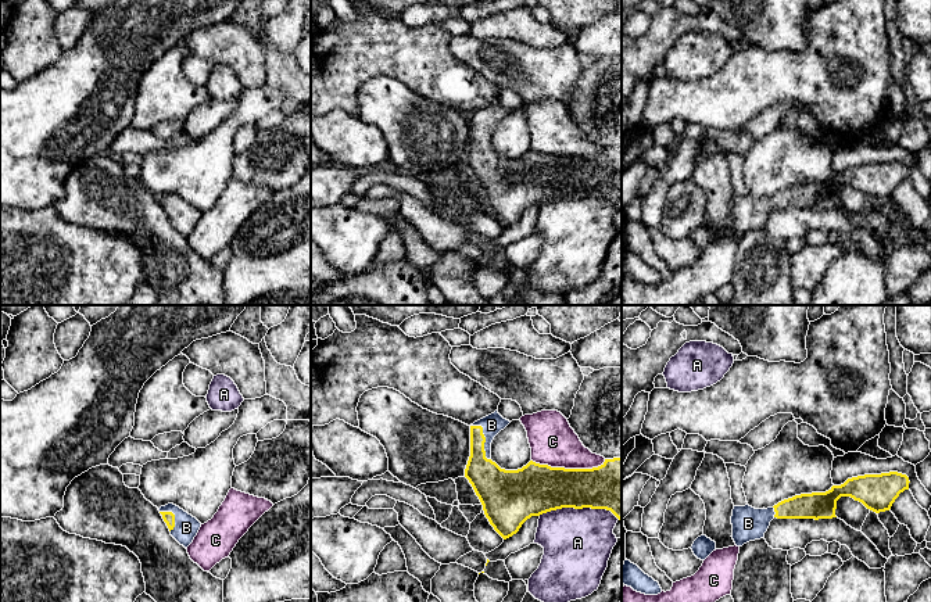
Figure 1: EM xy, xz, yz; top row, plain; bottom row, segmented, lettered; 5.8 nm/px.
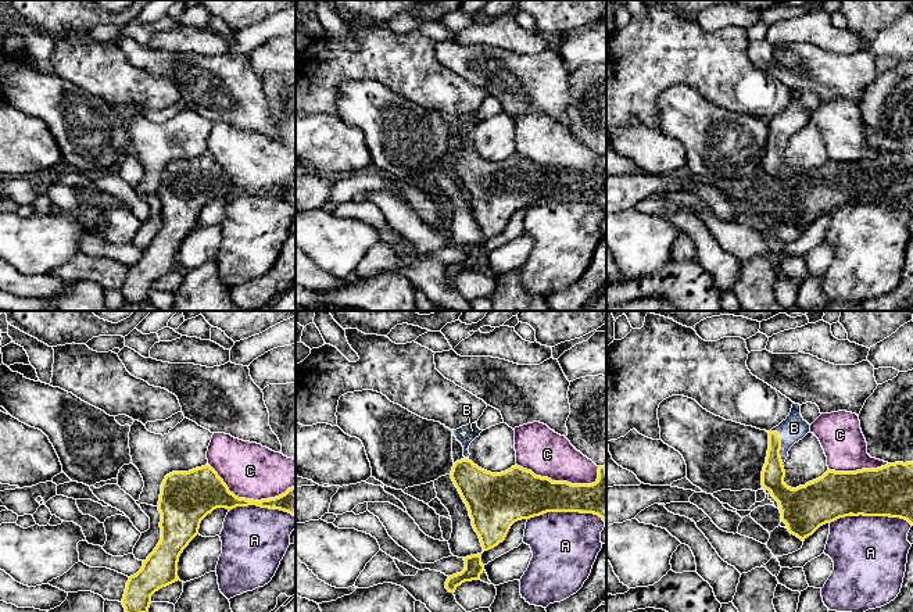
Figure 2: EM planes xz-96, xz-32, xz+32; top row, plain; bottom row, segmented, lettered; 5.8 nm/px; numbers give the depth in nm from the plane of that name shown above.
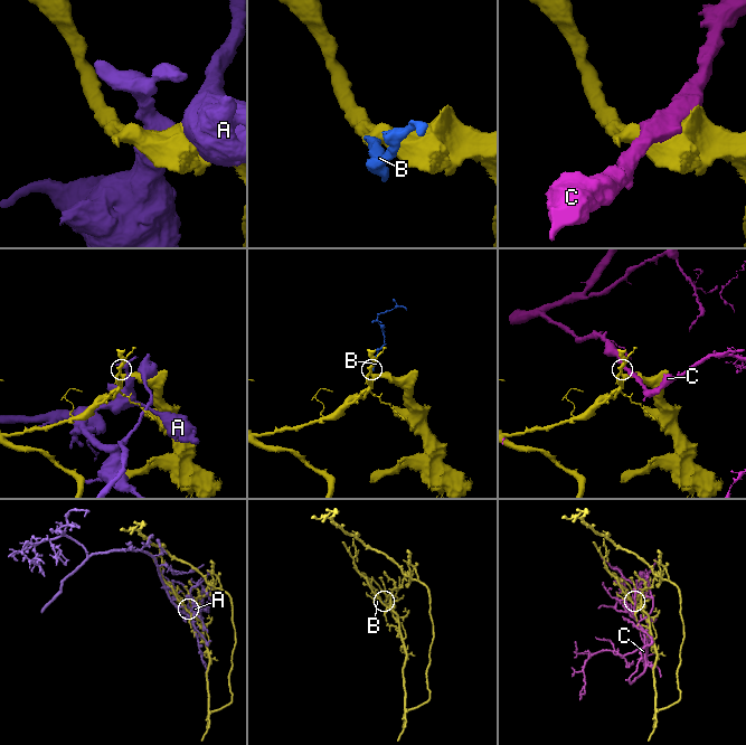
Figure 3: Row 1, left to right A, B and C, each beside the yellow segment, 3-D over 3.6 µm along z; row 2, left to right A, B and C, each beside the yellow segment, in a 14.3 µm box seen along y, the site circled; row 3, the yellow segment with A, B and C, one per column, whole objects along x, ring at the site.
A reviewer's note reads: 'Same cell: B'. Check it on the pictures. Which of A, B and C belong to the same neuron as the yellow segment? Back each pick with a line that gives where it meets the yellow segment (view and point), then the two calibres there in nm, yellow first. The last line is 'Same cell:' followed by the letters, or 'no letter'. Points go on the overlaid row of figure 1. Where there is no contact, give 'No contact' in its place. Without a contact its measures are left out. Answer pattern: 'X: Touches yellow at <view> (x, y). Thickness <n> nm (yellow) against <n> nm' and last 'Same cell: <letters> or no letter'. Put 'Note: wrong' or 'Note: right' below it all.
B: Touches yellow at xz (484, 439). Thickness 200 nm (yellow) against 120 nm
Same cell: B
Note: right

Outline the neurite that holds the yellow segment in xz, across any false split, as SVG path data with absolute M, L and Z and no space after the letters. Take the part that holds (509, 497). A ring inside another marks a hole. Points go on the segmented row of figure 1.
M495 411L470 424L470 456L465 469L486 517L504 540L516 534L531 516L562 508L606 509L622 520L622 458L605 459L592 469L551 467L530 461L522 469L505 470L491 461L491 442L509 423Z

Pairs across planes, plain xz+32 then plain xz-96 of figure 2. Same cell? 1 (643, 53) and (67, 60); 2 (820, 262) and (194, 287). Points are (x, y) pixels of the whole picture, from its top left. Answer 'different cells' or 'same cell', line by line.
1: same cell
2: different cells

